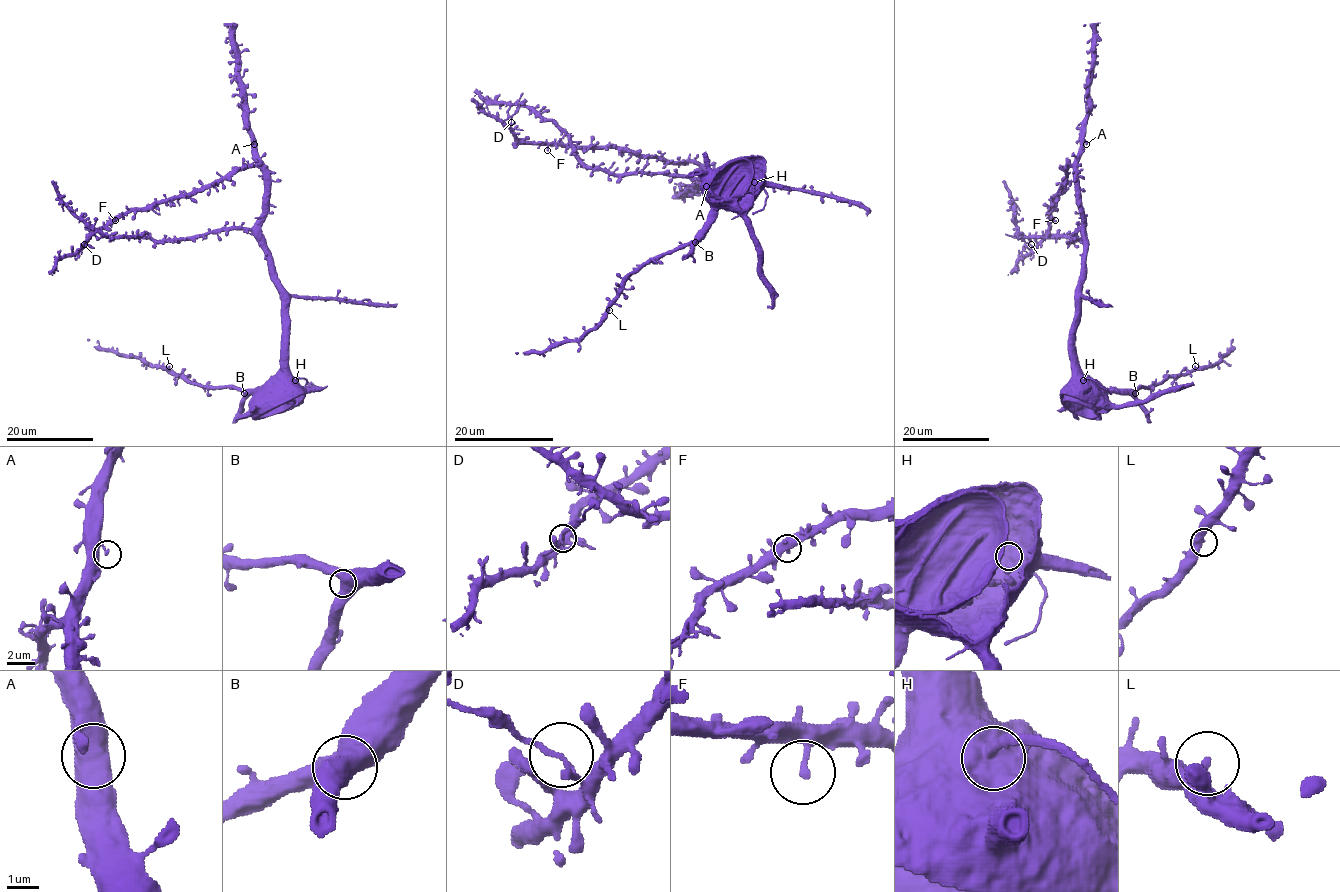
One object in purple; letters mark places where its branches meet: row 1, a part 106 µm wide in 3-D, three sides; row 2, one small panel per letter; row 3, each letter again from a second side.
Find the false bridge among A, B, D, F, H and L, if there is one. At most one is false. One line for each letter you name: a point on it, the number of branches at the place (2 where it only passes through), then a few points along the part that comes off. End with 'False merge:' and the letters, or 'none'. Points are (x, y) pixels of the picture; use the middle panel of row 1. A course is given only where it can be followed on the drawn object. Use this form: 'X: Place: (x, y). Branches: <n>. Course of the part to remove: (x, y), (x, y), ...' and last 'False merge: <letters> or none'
D: Place: (511, 122). Branches: 3. Course of the part to remove: (511, 122), (522, 92)
False merge: D

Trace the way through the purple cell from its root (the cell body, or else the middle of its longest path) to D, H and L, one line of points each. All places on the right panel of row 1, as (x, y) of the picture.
D: (1082, 272), (1082, 214), (1073, 167), (1066, 170), (1063, 186), (1053, 197), (1050, 230), (1034, 247), (1031, 245)
H: (1082, 272), (1076, 289), (1075, 351), (1079, 375), (1083, 380)
L: (1082, 272), (1076, 289), (1075, 349), (1076, 365), (1085, 376), (1106, 388), (1134, 390), (1184, 375), (1195, 366)

